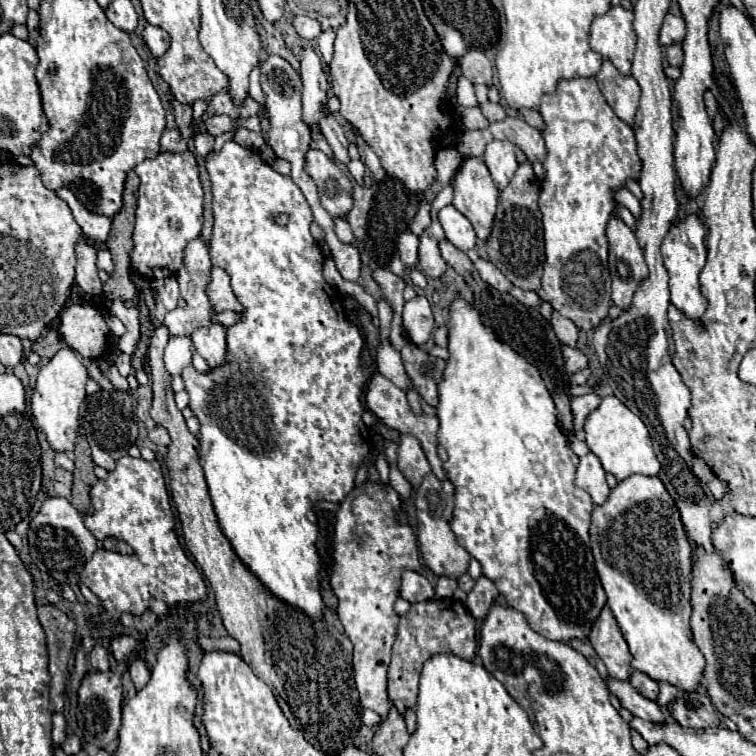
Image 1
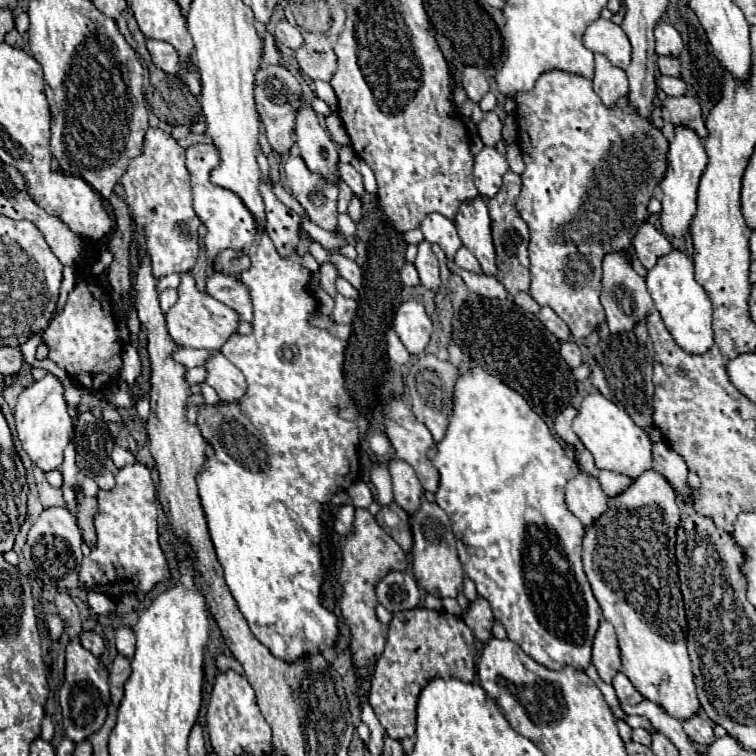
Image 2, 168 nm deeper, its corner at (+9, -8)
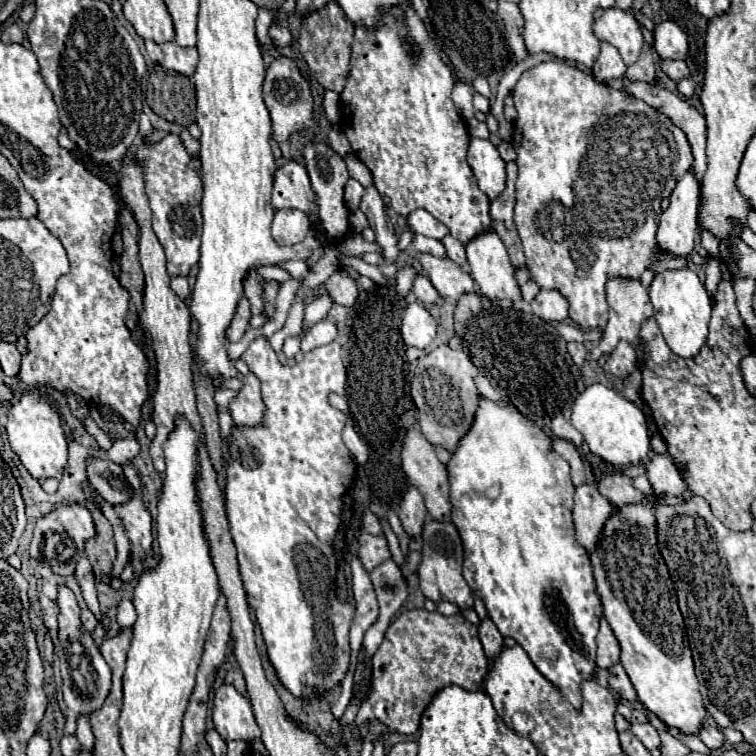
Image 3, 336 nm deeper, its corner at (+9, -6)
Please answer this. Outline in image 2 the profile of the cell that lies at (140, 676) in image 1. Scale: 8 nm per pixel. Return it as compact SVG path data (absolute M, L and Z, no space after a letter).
M118 628L116 630L116 648L118 648L118 654L122 654L126 658L134 656L136 638L134 638L134 632L130 628Z

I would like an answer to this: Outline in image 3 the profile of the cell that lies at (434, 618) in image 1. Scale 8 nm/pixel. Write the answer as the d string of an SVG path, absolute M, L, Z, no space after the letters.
M424 608L400 612L392 620L380 648L372 656L372 666L372 694L356 714L354 738L358 738L360 724L372 718L386 722L394 732L416 734L428 702L436 696L434 692L440 692L450 684L476 692L482 690L488 674L488 660L478 638L478 628L460 612L442 616L440 612L428 612Z

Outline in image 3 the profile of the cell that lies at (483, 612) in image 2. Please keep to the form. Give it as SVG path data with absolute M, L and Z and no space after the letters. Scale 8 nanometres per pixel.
M490 618L482 620L482 624L480 624L480 628L478 628L478 634L480 634L480 642L482 642L482 646L484 646L486 656L488 656L490 660L494 660L494 658L500 654L500 650L504 648L504 638L502 638L502 634L498 632L496 624L494 624Z

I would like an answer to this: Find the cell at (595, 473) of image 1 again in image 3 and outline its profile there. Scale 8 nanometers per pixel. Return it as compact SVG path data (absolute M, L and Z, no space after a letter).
M582 484L574 492L574 524L576 542L590 554L596 550L596 542L606 520L612 514L610 502L598 492L596 484Z

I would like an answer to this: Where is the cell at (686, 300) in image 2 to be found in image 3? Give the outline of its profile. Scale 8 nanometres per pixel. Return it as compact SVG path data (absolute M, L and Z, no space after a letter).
M690 268L658 272L650 286L650 302L654 306L654 318L670 350L682 358L694 358L706 342L712 312L712 302L698 274Z

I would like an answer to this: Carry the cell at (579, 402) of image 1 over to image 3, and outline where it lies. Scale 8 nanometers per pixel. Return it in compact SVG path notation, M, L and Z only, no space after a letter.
M558 414L558 416L550 422L550 430L552 430L554 436L564 438L564 440L576 444L576 448L580 448L580 444L582 444L582 434L580 434L562 414Z

